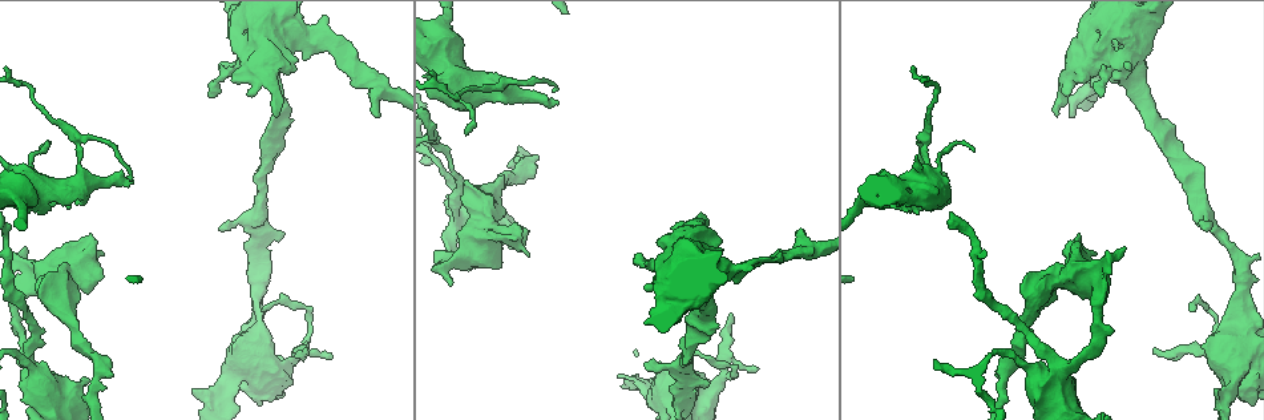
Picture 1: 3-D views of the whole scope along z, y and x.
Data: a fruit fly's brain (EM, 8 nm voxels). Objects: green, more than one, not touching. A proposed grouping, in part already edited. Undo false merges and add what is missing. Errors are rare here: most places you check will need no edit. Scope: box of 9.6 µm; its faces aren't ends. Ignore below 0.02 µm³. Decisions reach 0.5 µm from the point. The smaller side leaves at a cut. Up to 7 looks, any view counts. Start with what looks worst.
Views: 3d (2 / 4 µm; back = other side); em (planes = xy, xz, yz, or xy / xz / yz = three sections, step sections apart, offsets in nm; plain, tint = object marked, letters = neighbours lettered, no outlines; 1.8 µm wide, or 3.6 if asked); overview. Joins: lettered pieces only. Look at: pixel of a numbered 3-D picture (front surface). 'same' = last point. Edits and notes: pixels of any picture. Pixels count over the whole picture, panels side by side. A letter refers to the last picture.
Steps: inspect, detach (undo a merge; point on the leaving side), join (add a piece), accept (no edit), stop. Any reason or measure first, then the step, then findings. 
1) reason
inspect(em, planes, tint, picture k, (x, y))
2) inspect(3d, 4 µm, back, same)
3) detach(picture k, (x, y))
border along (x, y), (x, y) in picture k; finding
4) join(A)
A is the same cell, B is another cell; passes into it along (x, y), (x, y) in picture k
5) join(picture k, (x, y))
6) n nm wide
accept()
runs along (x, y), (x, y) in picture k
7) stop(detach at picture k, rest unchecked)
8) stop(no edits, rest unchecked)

thick turns thin
inspect(em, 3.6 µm, planes, plain, picture 1, (456, 220))

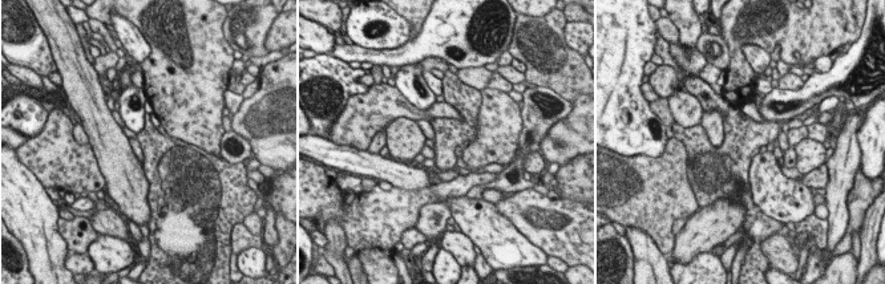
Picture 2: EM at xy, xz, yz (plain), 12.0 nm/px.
inspect(em, 3.6 µm, planes, tint, same)

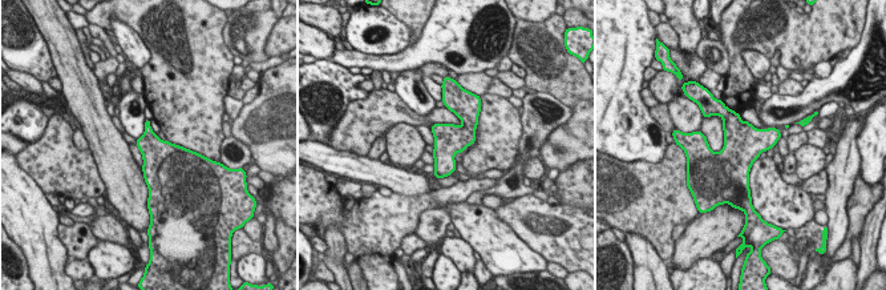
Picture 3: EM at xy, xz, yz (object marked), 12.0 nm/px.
what lies round it
inspect(em, 3.6 µm, planes, letters, same)

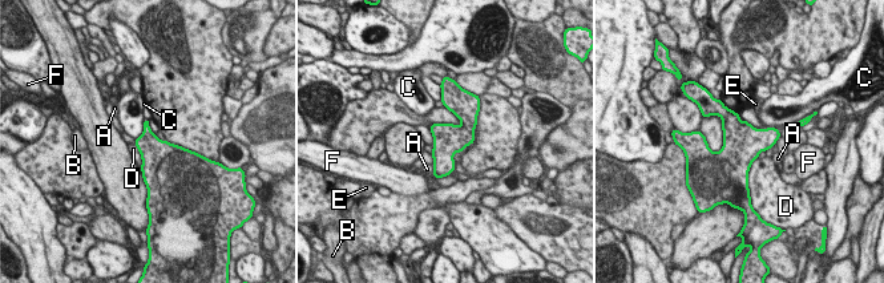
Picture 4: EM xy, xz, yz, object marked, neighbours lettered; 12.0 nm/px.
340 nm wide; D touches over 400 nm
accept()
A, B, C, D, E and F are other cells; continuous, no second neuron

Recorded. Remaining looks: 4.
inspect(em, planes, plain, picture 1, (301, 33))

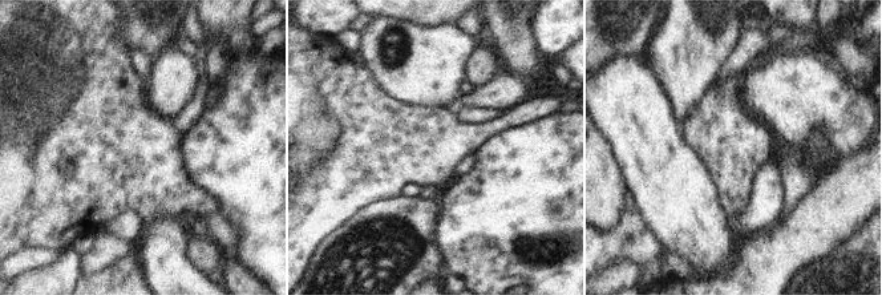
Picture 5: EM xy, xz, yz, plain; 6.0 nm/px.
inspect(em, planes, letters, same)

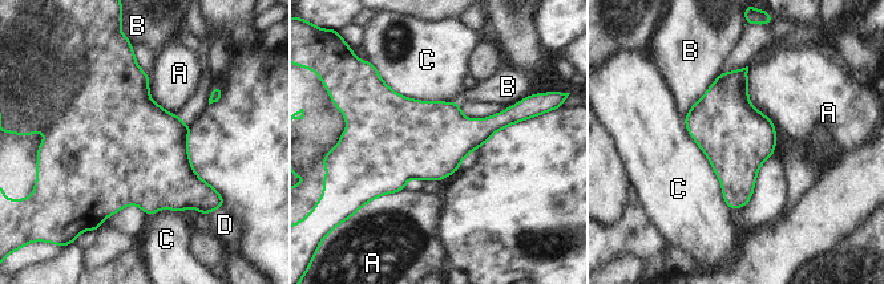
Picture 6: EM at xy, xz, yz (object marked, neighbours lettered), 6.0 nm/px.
420 nm wide
accept()
A, B, C and D are other cells; one neuron here

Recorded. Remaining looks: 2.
stop(no edits, rest unchecked)

